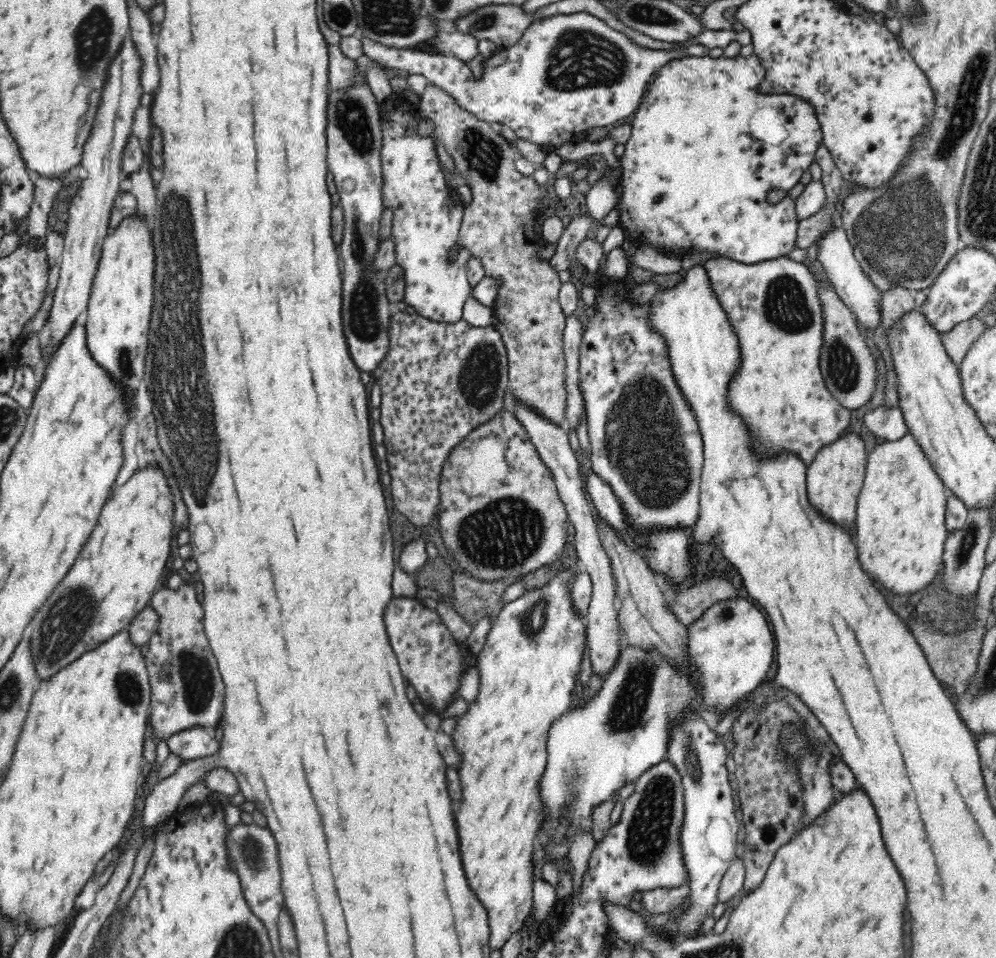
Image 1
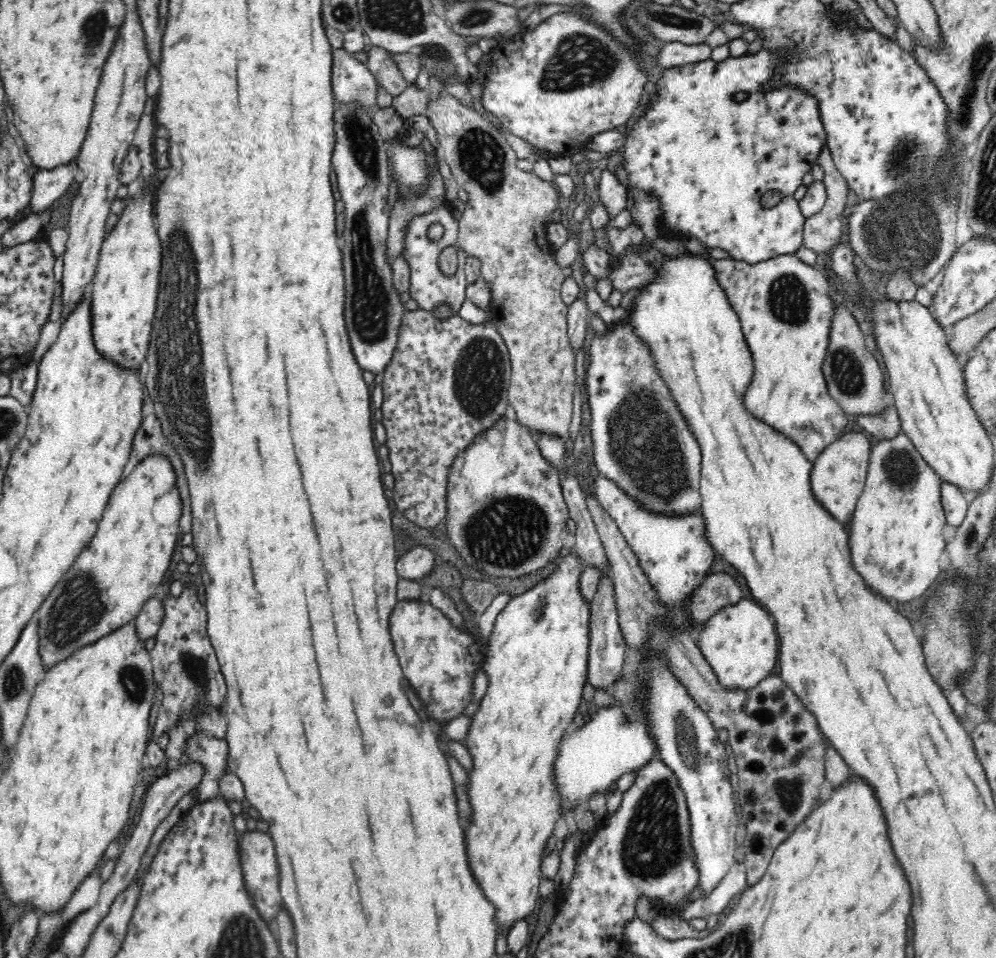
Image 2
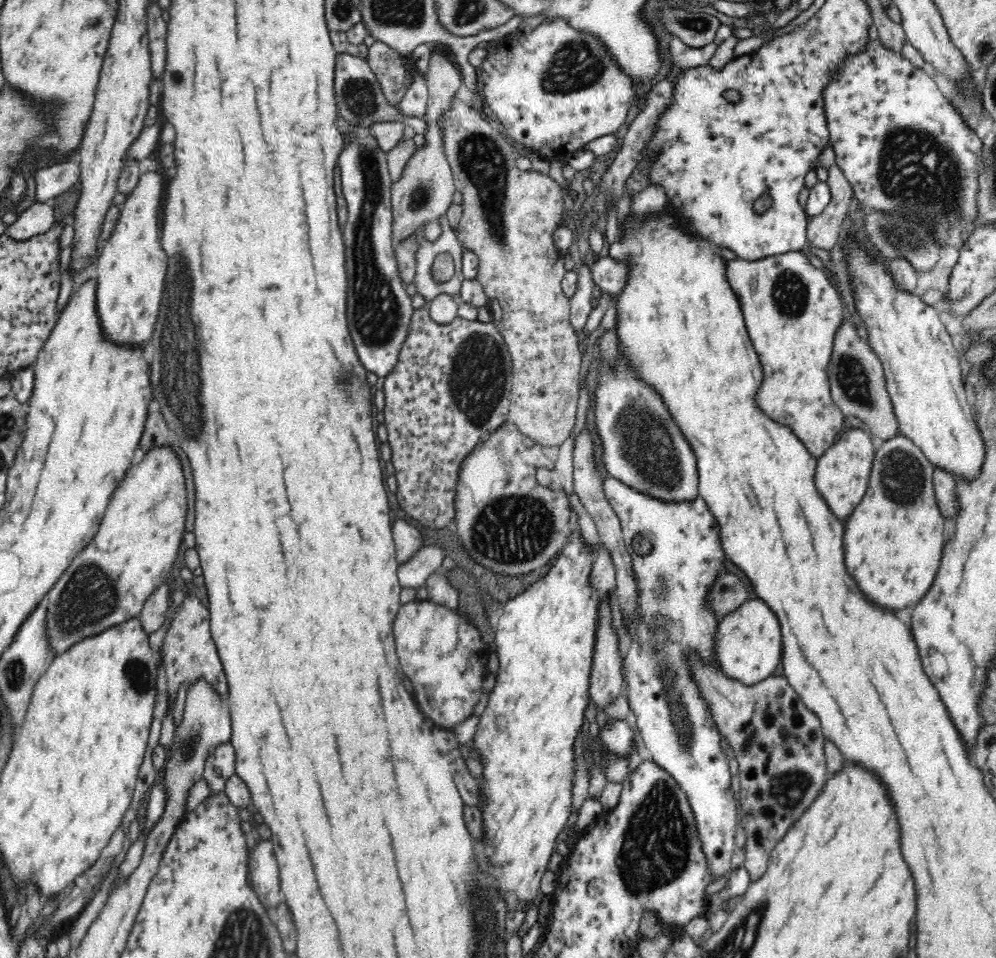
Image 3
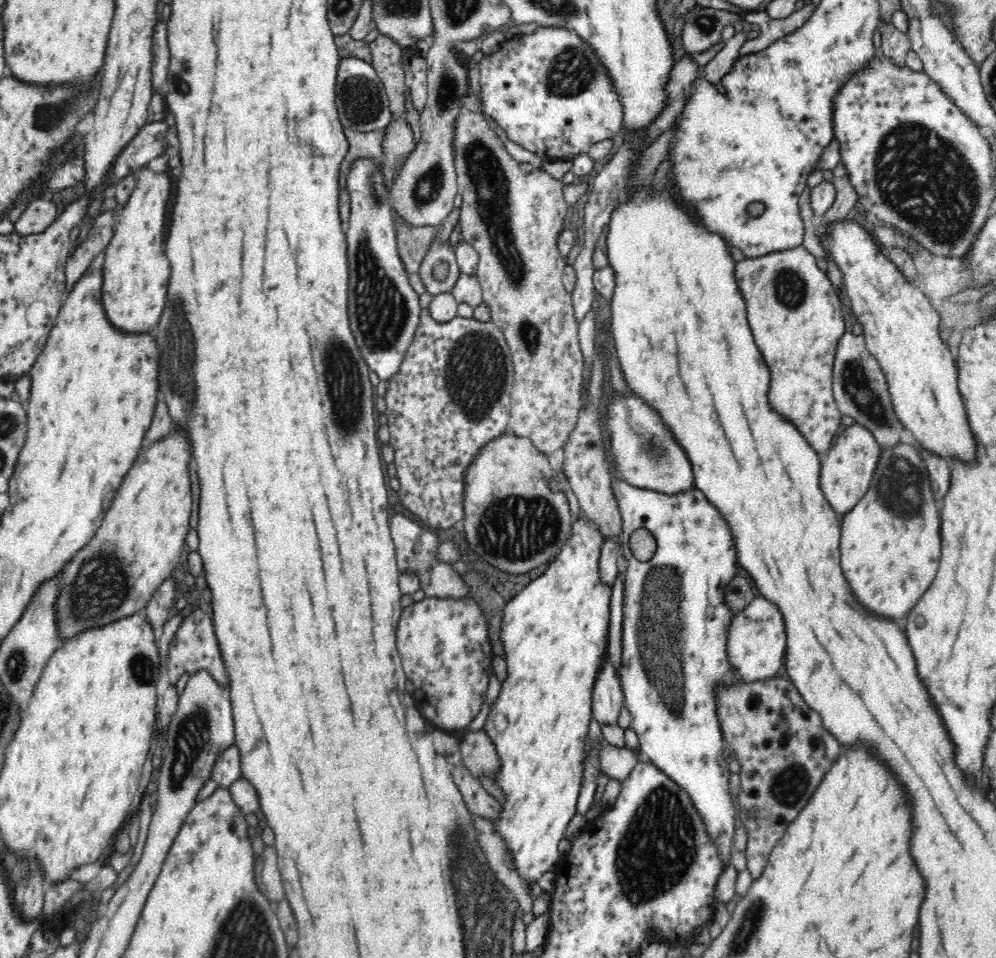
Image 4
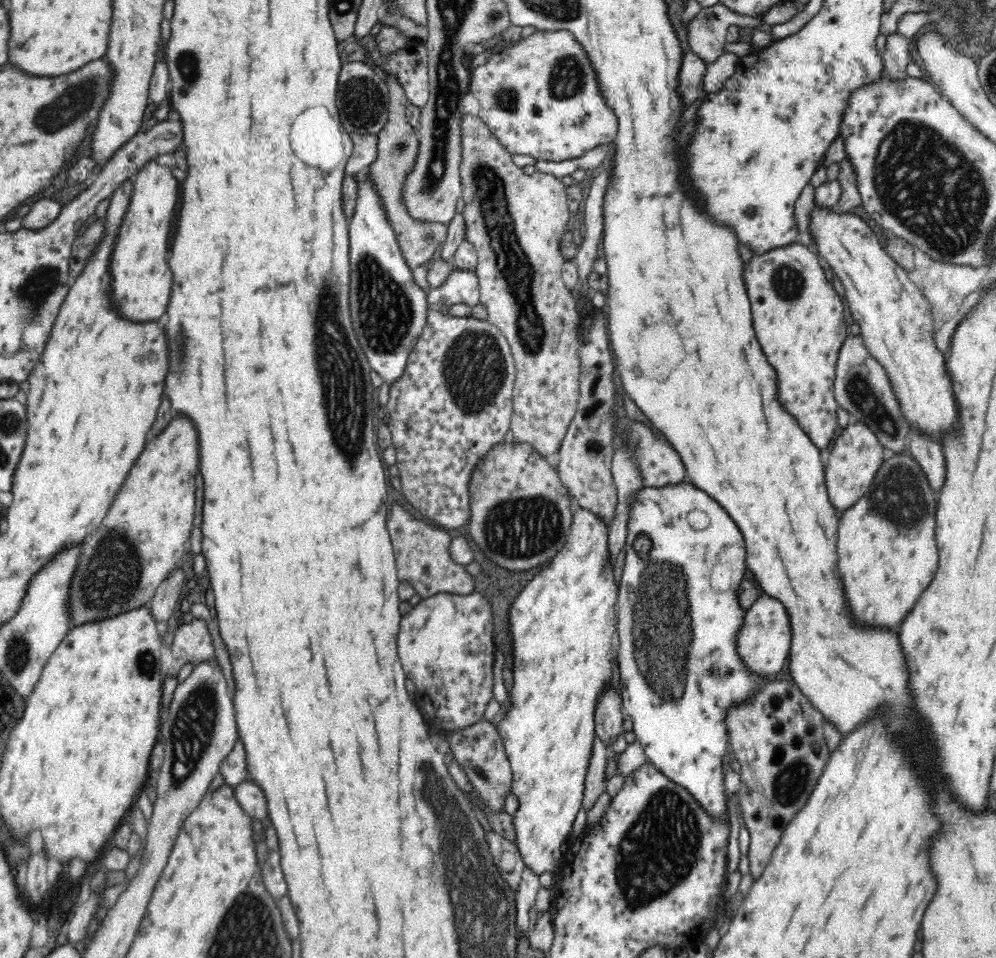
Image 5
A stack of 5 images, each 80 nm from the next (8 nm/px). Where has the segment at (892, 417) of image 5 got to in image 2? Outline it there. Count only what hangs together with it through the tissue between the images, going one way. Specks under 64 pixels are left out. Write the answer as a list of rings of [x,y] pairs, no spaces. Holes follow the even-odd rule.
[[[835,303],[832,322],[830,322],[830,335],[828,348],[824,356],[822,370],[827,387],[832,398],[842,407],[846,414],[878,414],[888,404],[884,402],[884,378],[872,352],[868,350],[865,336],[860,331],[854,316],[846,309],[843,303]]]

